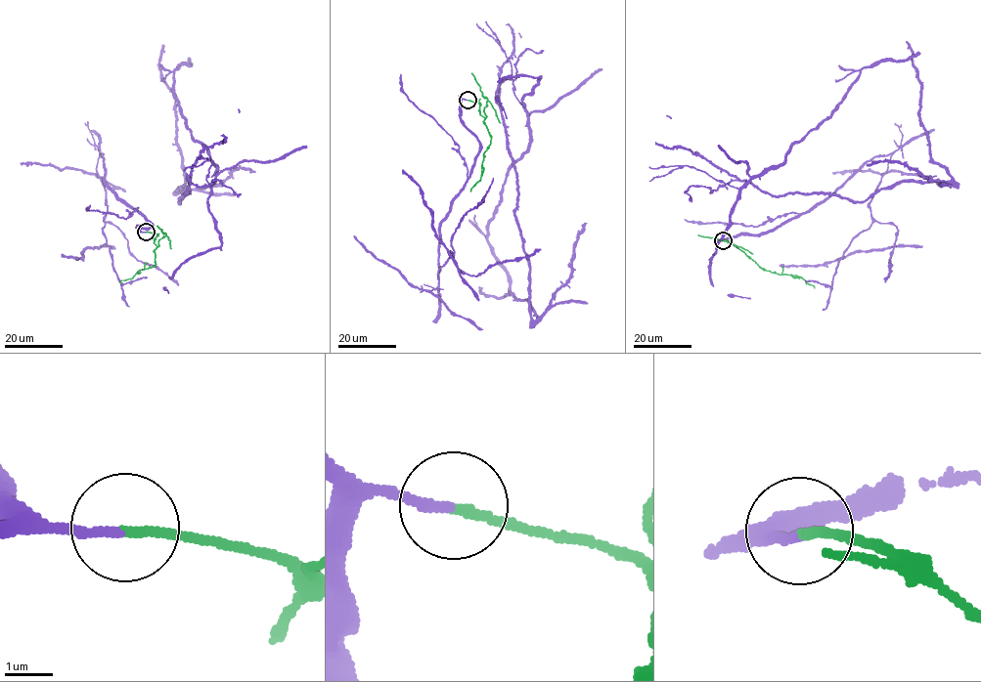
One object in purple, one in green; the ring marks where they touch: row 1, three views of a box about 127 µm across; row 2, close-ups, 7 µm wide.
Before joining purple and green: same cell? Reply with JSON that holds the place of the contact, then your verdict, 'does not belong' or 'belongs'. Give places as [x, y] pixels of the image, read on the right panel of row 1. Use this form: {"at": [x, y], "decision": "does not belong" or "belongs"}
{"at": [723, 240], "decision": "does not belong"}

